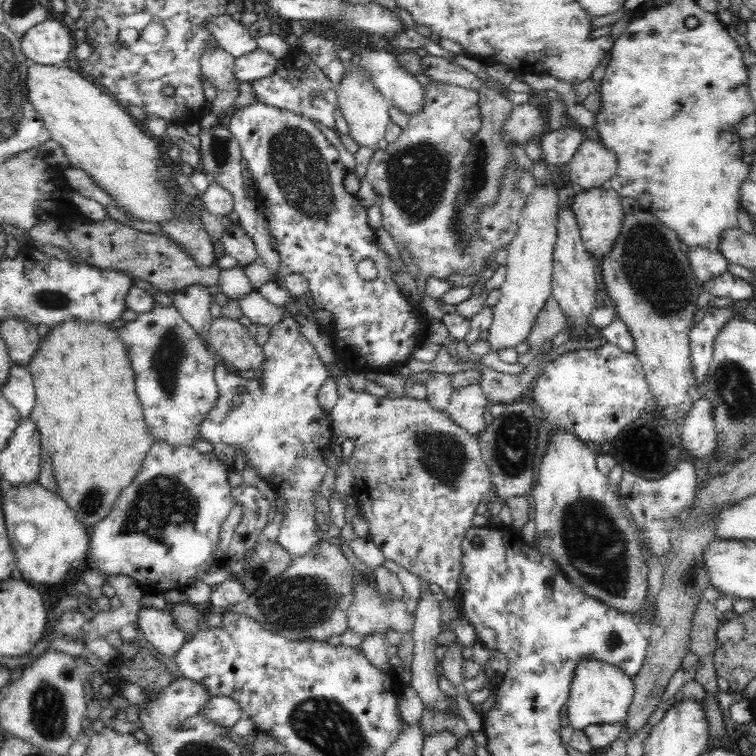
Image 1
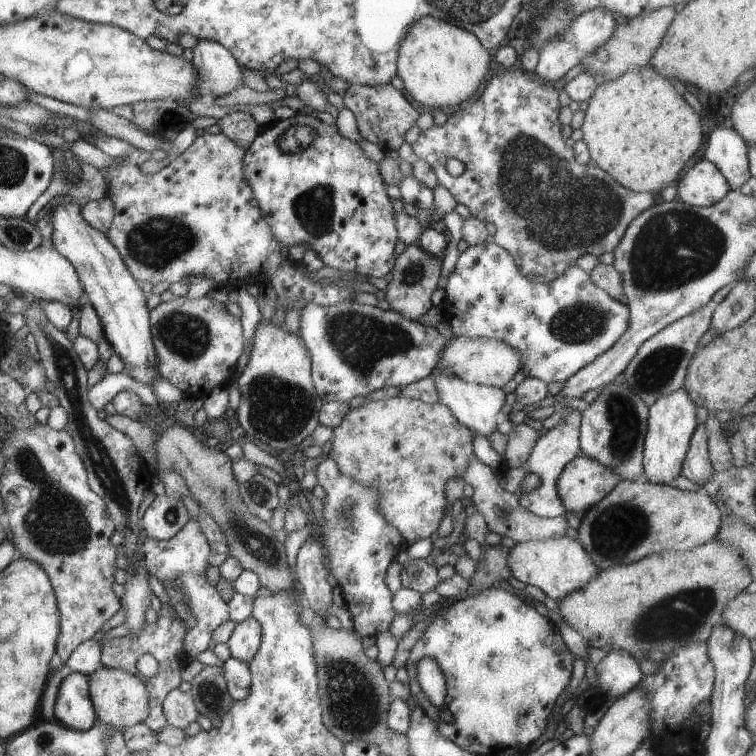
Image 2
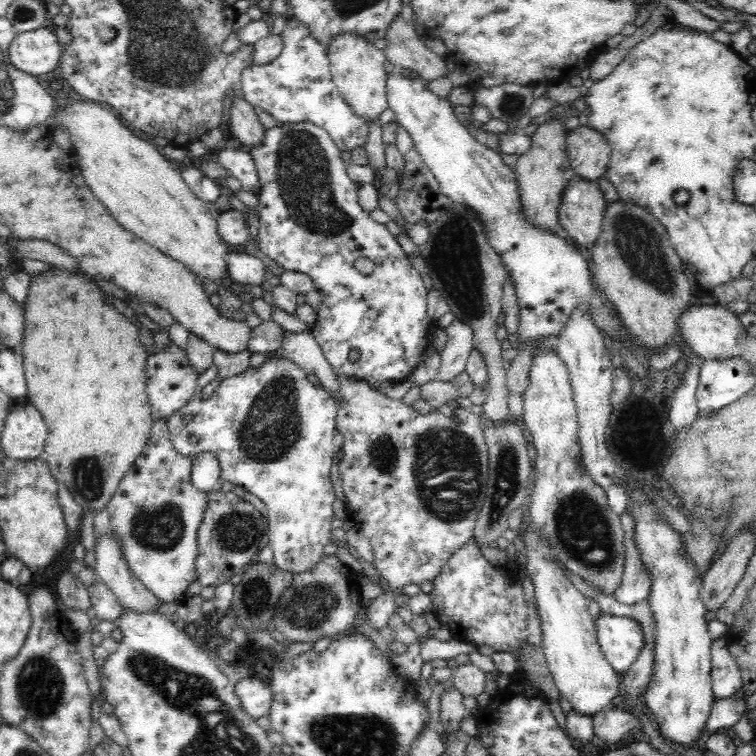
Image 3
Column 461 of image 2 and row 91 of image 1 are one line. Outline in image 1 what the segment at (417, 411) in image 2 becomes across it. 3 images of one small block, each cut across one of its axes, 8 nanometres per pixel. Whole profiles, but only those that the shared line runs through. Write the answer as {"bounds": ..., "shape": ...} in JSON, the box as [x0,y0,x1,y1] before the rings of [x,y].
{"bounds":[365,82,525,278],"shape":[[[433,82],[424,87],[424,99],[426,99],[426,104],[422,108],[422,112],[418,112],[410,118],[408,126],[402,130],[398,140],[392,144],[383,144],[384,148],[378,147],[375,158],[372,158],[366,169],[365,177],[377,194],[378,204],[383,214],[383,228],[390,232],[398,248],[407,248],[413,254],[414,262],[417,262],[421,274],[424,274],[425,278],[428,278],[430,274],[436,278],[444,278],[451,272],[472,274],[480,269],[483,258],[487,256],[492,258],[494,250],[503,245],[508,246],[515,235],[520,211],[525,201],[525,195],[518,191],[518,187],[516,188],[520,169],[513,171],[506,167],[498,202],[494,206],[488,206],[480,214],[478,236],[462,254],[461,250],[457,248],[459,242],[457,242],[457,232],[451,226],[451,218],[455,211],[453,210],[453,202],[457,190],[462,184],[462,164],[464,164],[464,158],[468,154],[469,140],[481,127],[479,94],[473,90],[464,90],[459,86]]]}

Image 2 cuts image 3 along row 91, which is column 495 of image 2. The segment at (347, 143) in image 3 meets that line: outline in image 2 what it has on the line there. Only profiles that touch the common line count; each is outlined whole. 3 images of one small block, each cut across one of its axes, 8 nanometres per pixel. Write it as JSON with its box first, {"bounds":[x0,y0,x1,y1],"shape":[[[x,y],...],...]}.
{"bounds":[439,241,629,385],"shape":[[[491,241],[487,243],[481,242],[481,244],[475,244],[475,246],[468,246],[466,250],[459,253],[453,271],[449,274],[449,278],[447,278],[443,287],[445,295],[439,306],[445,321],[447,321],[451,327],[454,337],[485,337],[491,340],[499,340],[499,342],[505,342],[507,346],[511,346],[513,350],[517,350],[521,355],[520,371],[523,372],[526,377],[542,380],[546,385],[553,381],[563,383],[566,378],[575,374],[577,370],[581,370],[583,366],[587,366],[589,362],[593,362],[599,354],[603,354],[603,352],[609,350],[609,348],[615,344],[615,340],[625,332],[625,328],[627,328],[627,324],[629,324],[629,308],[627,304],[620,300],[613,300],[607,292],[603,292],[601,288],[597,288],[590,279],[590,273],[583,272],[583,270],[573,265],[559,274],[557,278],[553,278],[551,282],[539,284],[539,282],[533,282],[533,280],[529,280],[527,276],[523,276],[520,269],[515,266],[513,257],[504,248],[497,246],[497,244]]]}

